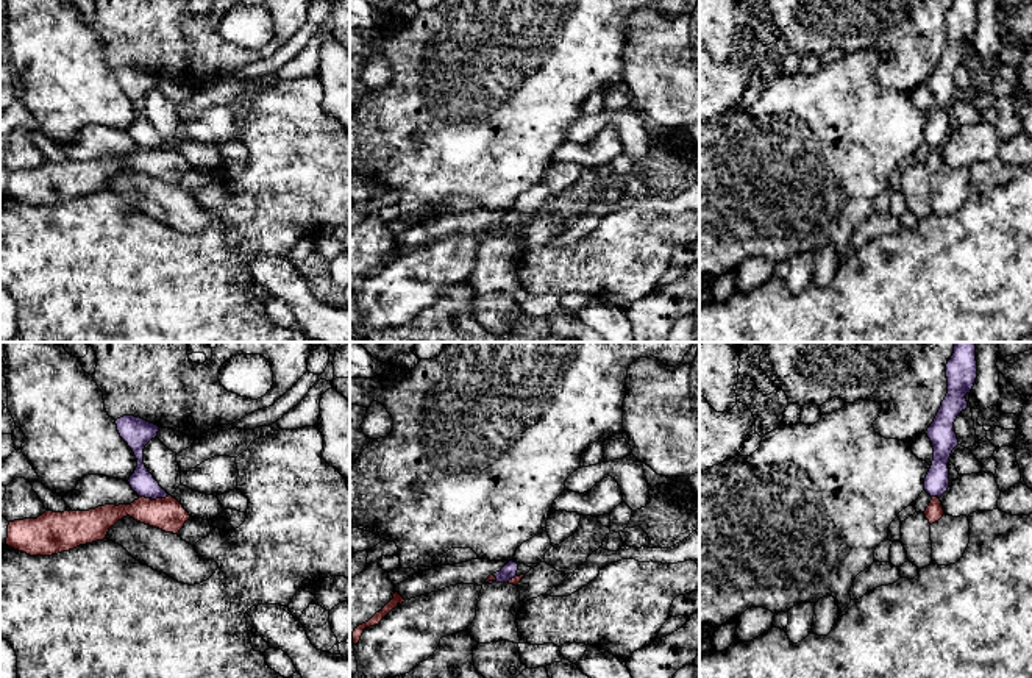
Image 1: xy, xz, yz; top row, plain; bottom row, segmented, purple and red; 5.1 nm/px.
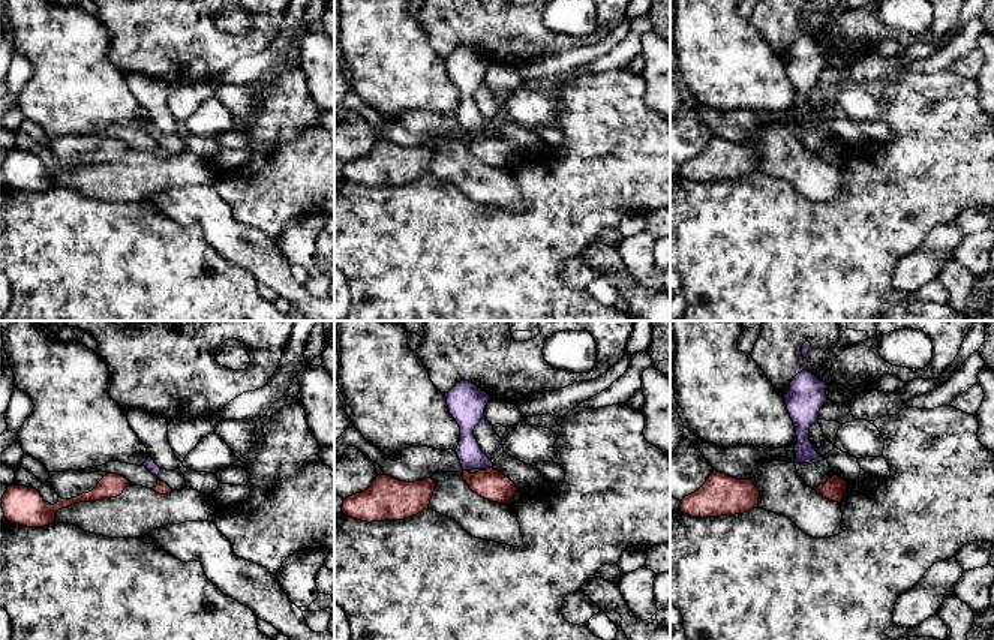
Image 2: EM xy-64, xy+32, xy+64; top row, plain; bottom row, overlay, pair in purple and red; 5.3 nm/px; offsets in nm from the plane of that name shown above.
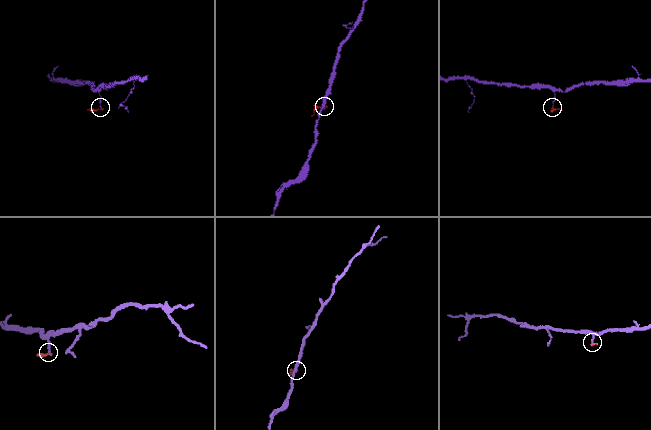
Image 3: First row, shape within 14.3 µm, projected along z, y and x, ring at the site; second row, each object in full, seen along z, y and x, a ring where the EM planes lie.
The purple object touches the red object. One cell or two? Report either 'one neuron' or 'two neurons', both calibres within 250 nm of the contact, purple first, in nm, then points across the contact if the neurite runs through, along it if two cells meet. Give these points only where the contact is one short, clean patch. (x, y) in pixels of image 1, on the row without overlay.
two neurons; calibres 120 and 170 nm; border xy (169, 146), (156, 149), (139, 147)

